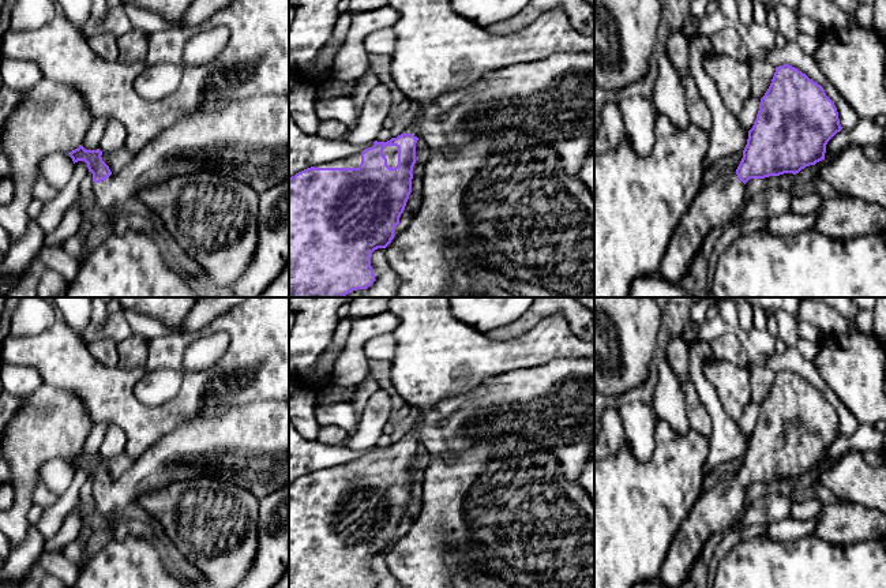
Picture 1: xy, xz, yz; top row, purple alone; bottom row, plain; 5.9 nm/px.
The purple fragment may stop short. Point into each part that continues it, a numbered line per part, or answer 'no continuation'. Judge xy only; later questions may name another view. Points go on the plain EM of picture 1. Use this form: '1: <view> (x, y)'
1: xy (247, 444)

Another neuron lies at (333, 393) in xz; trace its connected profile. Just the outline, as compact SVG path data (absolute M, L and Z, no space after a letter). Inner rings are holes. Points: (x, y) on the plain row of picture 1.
M331 382L318 392L318 405L335 405L338 402L352 401L360 390L363 382L352 386L342 386L337 382Z

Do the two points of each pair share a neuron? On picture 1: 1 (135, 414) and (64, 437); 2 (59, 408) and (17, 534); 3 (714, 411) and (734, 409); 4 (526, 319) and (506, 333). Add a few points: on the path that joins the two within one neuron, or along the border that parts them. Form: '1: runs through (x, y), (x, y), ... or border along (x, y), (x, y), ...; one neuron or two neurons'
1: border along (75, 394), (94, 422); two neurons
2: runs through (32, 439), (26, 445), (25, 453), (23, 502); one neuron
3: border along (708, 382), (716, 393), (723, 411), (736, 422); two neurons
4: runs through (521, 325), (511, 330); one neuron

